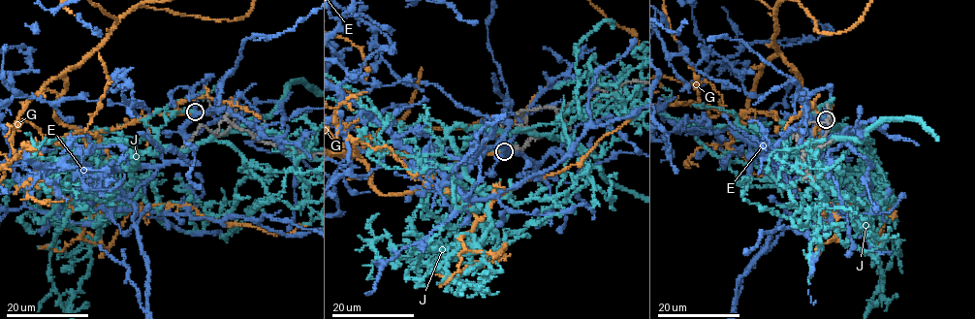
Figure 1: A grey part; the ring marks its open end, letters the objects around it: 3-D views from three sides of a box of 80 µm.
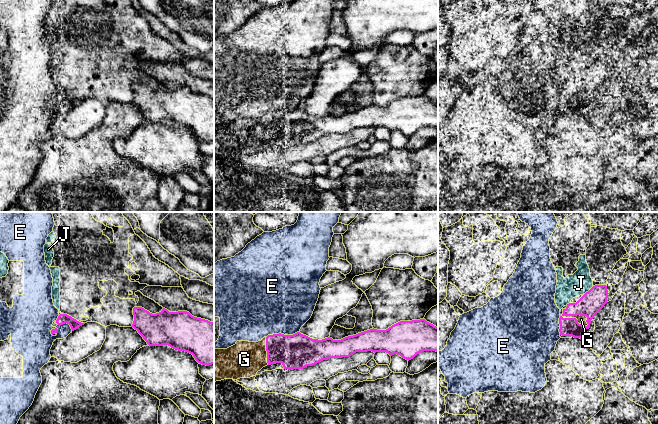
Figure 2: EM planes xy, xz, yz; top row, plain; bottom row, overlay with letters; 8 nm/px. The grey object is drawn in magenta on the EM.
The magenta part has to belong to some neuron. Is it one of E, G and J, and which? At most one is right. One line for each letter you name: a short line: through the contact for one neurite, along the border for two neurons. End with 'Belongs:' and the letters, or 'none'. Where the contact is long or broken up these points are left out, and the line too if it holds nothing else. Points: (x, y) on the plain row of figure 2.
Belongs: G

